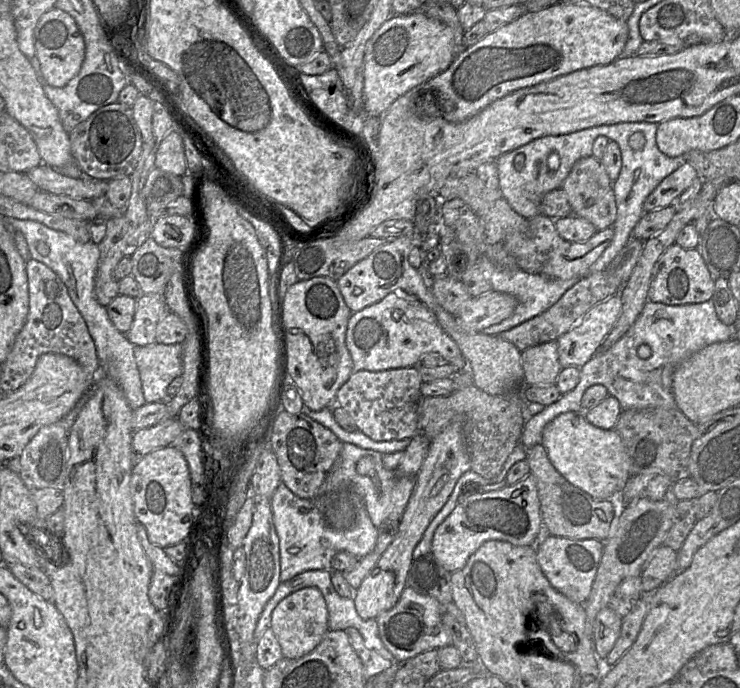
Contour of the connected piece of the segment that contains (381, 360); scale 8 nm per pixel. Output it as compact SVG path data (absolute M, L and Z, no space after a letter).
M392 292L389 293L381 301L372 304L370 306L367 306L364 309L351 314L347 324L345 343L352 357L353 371L359 371L359 370L379 371L379 370L418 366L421 357L427 353L432 353L432 352L440 354L447 362L455 365L459 370L467 370L467 362L463 357L458 344L439 326L439 324L436 322L436 320L434 319L430 311L427 309L427 307L417 297L415 297L414 295L411 296L412 297L410 298L410 300L405 300L403 298L398 297L394 292Z

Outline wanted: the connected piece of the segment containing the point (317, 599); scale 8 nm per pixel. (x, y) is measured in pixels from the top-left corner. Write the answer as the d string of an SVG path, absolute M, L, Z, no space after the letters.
M316 587L302 588L281 600L271 615L273 630L287 659L299 659L312 652L323 640L328 628L328 609L321 591Z

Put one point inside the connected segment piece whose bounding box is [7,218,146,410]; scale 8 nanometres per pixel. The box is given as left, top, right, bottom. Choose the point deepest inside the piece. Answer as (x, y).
(75, 263)

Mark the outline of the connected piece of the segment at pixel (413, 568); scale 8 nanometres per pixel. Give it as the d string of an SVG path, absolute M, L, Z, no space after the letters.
M433 554L413 559L407 575L407 586L421 595L431 596L443 605L453 601L451 573L436 560Z

